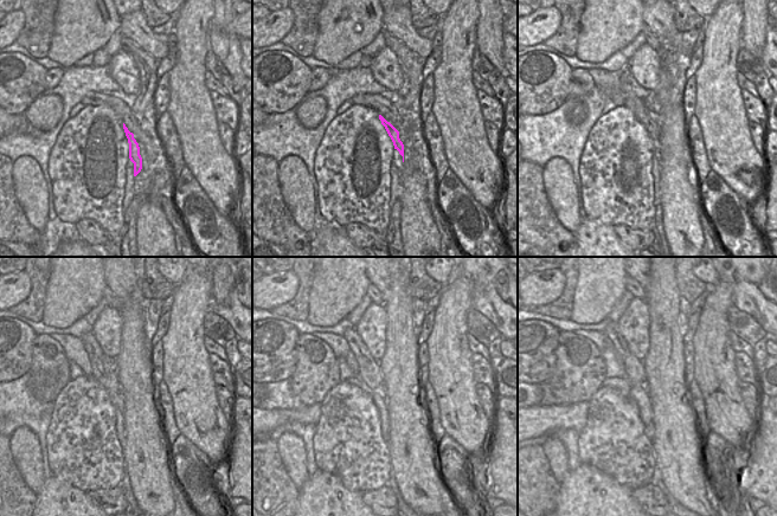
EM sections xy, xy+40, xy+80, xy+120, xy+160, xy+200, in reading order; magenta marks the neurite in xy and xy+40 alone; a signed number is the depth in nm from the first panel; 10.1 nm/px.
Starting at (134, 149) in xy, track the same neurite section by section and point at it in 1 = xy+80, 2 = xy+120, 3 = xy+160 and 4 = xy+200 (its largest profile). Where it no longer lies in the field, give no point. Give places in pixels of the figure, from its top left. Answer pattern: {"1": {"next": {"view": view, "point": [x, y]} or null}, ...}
{"1": {"next": {"view": "xy+80", "point": [636, 105]}}, "2": {"next": {"view": "xy+120", "point": [103, 369]}}, "3": {"next": {"view": "xy+160", "point": [368, 371]}}, "4": {"next": {"view": "xy+200", "point": [635, 371]}}}

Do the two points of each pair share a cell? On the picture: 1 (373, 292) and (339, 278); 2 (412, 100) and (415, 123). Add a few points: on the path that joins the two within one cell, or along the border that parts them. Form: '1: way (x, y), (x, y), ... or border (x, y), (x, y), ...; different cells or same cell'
1: border (370, 282), (365, 292); different cells
2: border (399, 107), (418, 113); different cells

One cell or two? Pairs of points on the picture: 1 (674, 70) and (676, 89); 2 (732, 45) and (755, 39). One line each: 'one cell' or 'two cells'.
1: one cell
2: two cells

